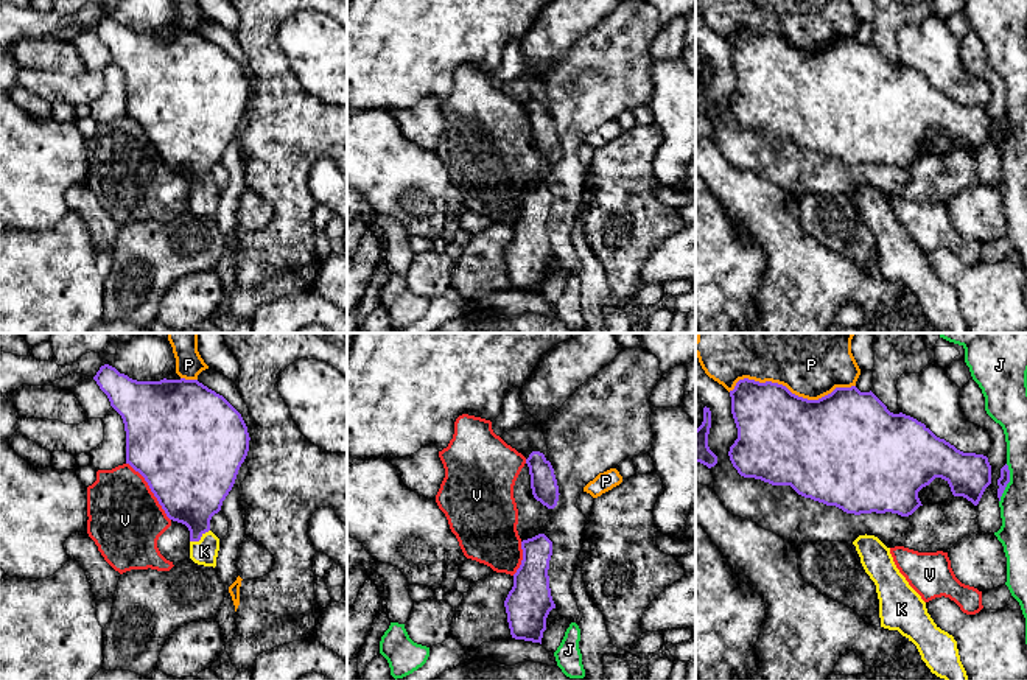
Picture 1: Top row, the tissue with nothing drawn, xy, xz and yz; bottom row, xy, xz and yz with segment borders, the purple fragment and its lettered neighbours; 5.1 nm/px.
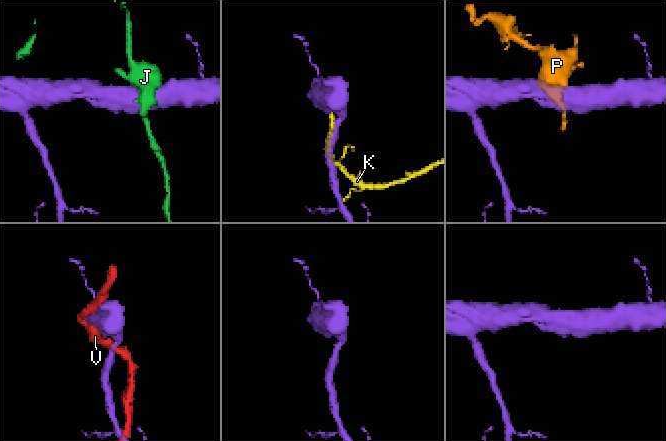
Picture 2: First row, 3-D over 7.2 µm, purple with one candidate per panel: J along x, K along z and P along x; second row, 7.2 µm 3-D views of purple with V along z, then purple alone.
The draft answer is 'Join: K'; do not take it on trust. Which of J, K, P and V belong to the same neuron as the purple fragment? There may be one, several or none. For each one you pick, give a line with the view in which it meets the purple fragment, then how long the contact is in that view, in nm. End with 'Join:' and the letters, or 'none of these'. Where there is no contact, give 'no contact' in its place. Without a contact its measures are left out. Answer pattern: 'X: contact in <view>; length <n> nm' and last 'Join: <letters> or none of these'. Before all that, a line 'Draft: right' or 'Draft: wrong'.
Draft: right
K: contact in xy; length 120 nm
Join: K

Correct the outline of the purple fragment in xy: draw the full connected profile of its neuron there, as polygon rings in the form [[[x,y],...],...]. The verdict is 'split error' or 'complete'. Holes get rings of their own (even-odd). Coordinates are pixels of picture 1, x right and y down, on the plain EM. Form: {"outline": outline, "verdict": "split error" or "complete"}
{"outline": [[[109,16],[93,31],[123,70],[126,115],[145,129],[166,168],[188,179],[190,210],[215,219],[219,190],[210,182],[210,171],[221,162],[249,103],[241,65],[198,31],[137,33]]], "verdict": "split error"}

